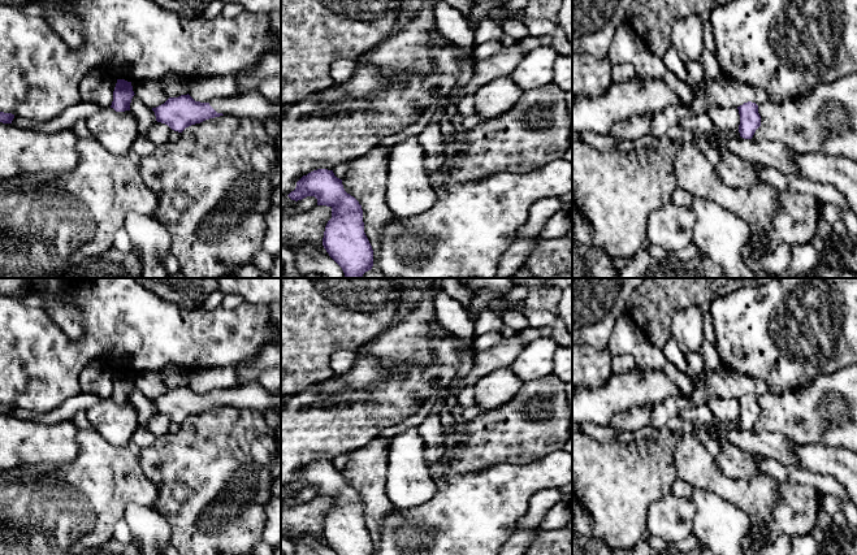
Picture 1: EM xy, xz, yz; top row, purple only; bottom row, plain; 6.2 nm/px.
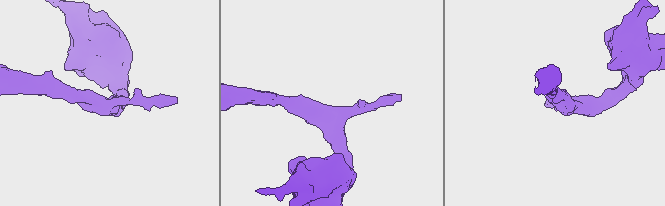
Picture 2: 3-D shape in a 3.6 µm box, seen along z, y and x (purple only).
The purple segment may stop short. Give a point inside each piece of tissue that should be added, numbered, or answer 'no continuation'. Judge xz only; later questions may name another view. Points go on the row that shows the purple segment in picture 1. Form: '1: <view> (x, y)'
no continuation

